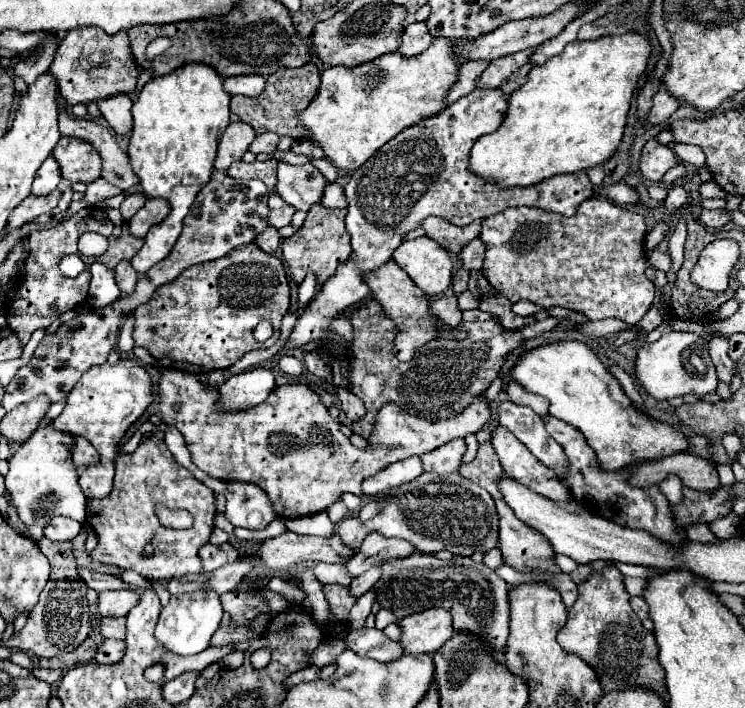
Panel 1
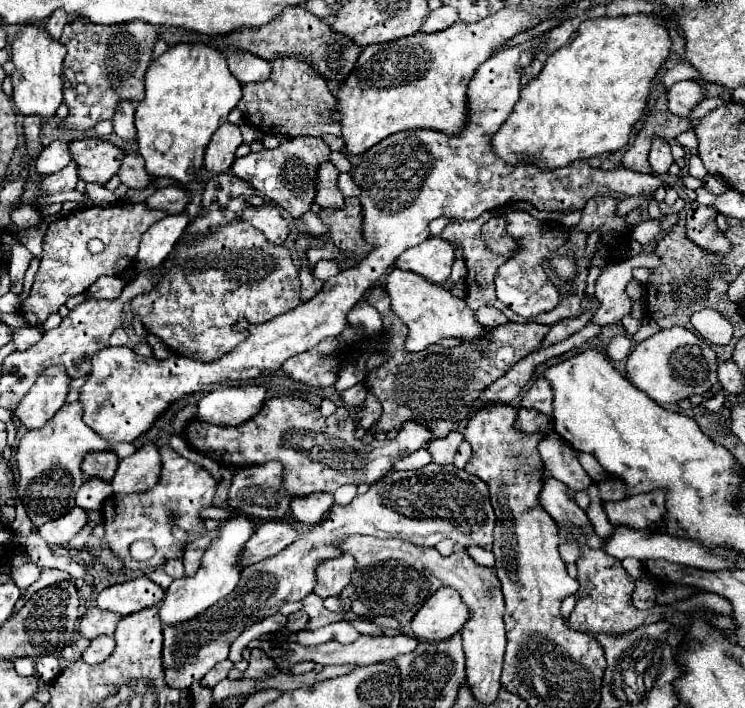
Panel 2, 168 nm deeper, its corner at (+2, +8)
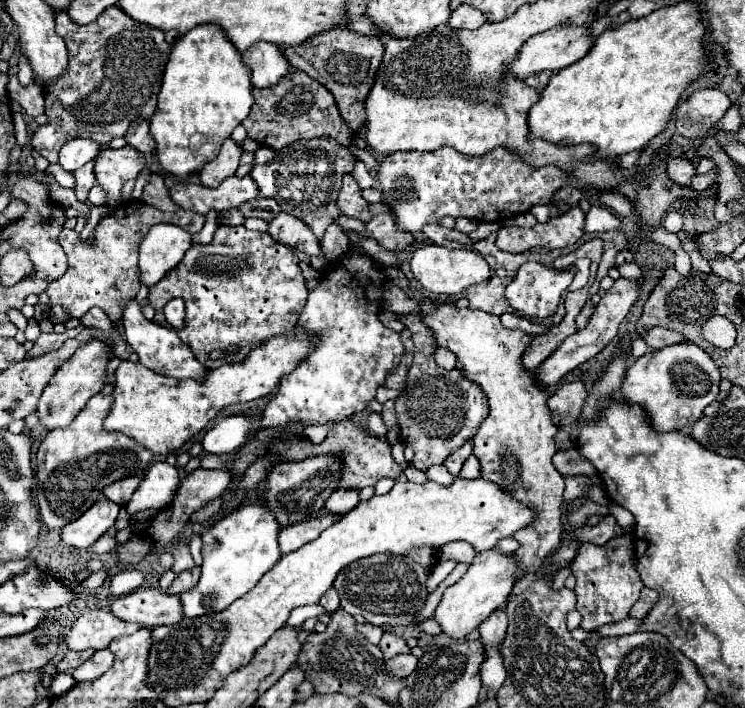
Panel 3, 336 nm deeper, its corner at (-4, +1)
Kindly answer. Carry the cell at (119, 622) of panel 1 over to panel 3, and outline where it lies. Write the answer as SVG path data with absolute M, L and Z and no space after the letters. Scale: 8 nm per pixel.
M87 611L83 613L75 625L69 629L65 635L65 643L73 651L83 651L83 649L103 649L109 647L109 643L115 637L121 635L131 635L139 629L137 623L127 623L117 619L109 611Z

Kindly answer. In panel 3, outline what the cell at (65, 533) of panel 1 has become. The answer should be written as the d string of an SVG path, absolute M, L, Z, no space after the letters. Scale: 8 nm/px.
M109 499L97 501L87 513L61 529L61 545L87 549L115 523L119 509L121 507Z

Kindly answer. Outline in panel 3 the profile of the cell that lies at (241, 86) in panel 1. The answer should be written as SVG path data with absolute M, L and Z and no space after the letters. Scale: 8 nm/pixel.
M255 43L243 53L243 63L251 69L253 87L271 87L289 73L291 65L281 55L279 47L273 43Z

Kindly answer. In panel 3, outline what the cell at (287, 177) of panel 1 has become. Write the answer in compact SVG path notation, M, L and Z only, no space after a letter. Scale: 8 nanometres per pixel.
M351 175L343 177L343 187L339 191L337 205L339 205L339 211L347 217L355 217L365 223L371 219L371 213L367 209L367 201L361 197L361 187L357 185L357 181Z

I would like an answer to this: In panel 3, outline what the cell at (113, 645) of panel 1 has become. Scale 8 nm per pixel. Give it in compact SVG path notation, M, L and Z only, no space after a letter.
M99 649L91 659L87 659L83 665L79 665L73 671L73 677L77 683L81 681L93 681L101 677L109 667L113 665L113 653L109 649Z

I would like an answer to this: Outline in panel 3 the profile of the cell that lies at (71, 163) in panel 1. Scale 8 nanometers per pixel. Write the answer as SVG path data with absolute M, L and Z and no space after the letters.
M125 145L121 149L101 149L95 157L97 185L107 193L107 205L121 203L121 187L125 181L135 179L145 167L145 157Z

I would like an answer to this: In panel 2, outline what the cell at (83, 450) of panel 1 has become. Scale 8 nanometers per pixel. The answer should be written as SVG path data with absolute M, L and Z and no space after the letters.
M91 452L83 460L83 474L87 478L101 478L105 482L111 482L113 476L115 476L117 466L119 466L119 458L115 454Z

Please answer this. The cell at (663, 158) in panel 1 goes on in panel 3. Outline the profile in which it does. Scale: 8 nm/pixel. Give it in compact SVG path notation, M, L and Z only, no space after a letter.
M667 157L667 175L679 185L689 185L691 177L695 175L695 167L687 159Z

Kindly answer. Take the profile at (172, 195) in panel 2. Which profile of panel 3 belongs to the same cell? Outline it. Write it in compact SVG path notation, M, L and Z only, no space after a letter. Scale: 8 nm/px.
M233 175L215 189L195 185L195 183L177 183L171 187L169 193L177 207L191 209L195 213L205 215L209 209L225 211L231 207L239 207L243 201L255 199L259 191L249 175L243 179Z

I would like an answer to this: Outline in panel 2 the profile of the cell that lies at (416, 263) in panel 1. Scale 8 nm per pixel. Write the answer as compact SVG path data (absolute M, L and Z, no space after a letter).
M439 236L427 238L415 248L405 250L397 258L397 268L415 272L433 284L441 284L449 278L455 262L455 246Z

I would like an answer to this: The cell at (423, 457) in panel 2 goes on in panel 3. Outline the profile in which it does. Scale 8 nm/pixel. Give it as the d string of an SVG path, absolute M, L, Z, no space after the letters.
M431 465L431 469L427 469L425 475L427 475L429 481L441 483L441 485L449 485L449 483L455 479L455 477L451 477L451 475L447 473L447 469L445 469L443 465Z

